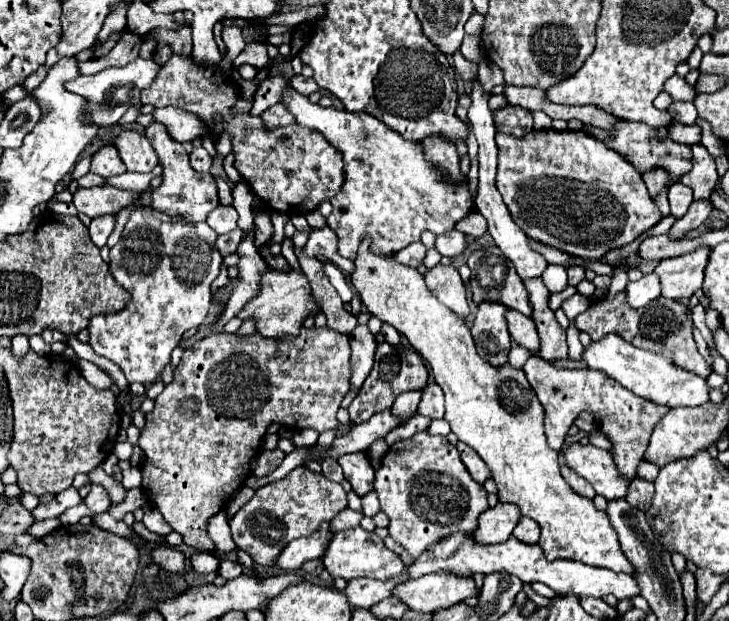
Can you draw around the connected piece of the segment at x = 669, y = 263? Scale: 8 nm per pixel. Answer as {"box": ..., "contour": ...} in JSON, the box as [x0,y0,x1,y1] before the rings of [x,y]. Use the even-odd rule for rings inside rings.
{"box":[654,248,710,300],"contour":[[[700,248],[686,256],[662,260],[654,270],[660,278],[662,296],[682,300],[682,298],[690,298],[696,290],[700,290],[708,254],[710,250]]]}

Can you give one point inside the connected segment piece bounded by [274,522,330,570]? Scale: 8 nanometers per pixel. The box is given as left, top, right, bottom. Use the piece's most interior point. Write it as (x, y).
(301, 550)

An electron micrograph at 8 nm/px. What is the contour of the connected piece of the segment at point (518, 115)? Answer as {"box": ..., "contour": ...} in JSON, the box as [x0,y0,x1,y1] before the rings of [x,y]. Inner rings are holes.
{"box":[494,104,532,136],"contour":[[[508,104],[494,114],[494,122],[498,132],[512,134],[512,136],[524,136],[532,132],[532,112],[524,110],[522,106]]]}

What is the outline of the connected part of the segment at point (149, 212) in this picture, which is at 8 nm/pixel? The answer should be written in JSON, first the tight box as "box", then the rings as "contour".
{"box":[90,208,222,386],"contour":[[[146,208],[132,212],[118,244],[110,248],[110,272],[120,286],[126,286],[132,300],[122,312],[94,316],[90,320],[90,346],[96,354],[116,362],[130,384],[140,382],[150,386],[156,382],[164,366],[170,364],[170,354],[178,346],[182,334],[188,328],[198,328],[206,320],[212,302],[210,286],[218,278],[222,262],[222,256],[214,244],[216,236],[218,234],[206,222],[190,224],[184,222],[184,218],[168,218],[154,208]]]}

